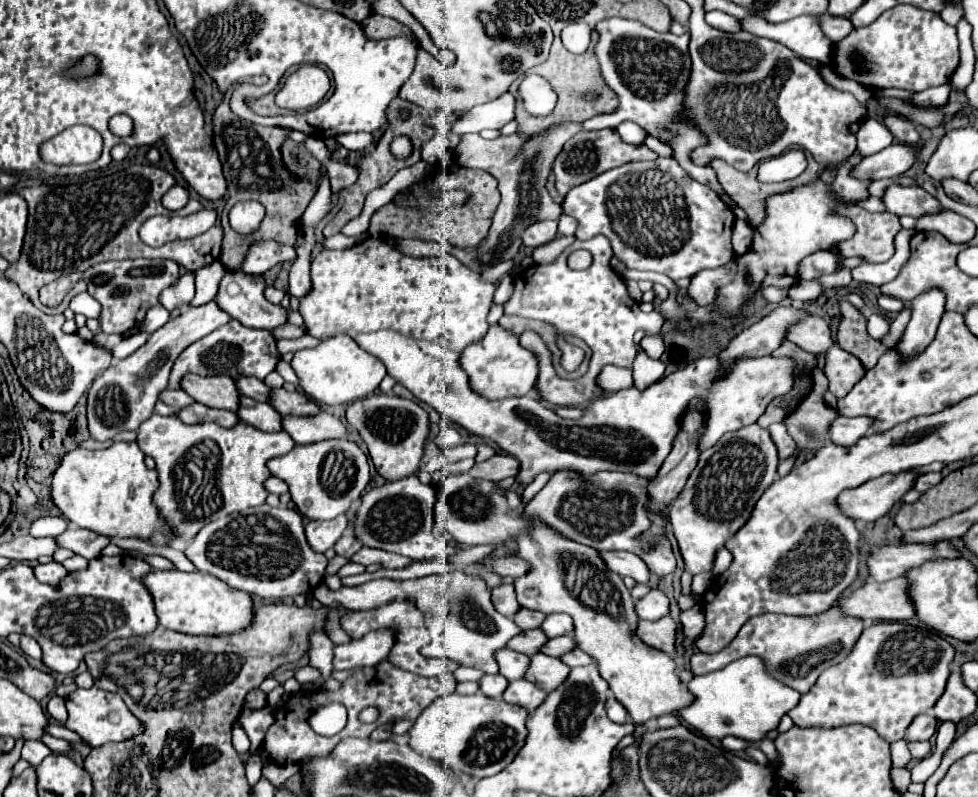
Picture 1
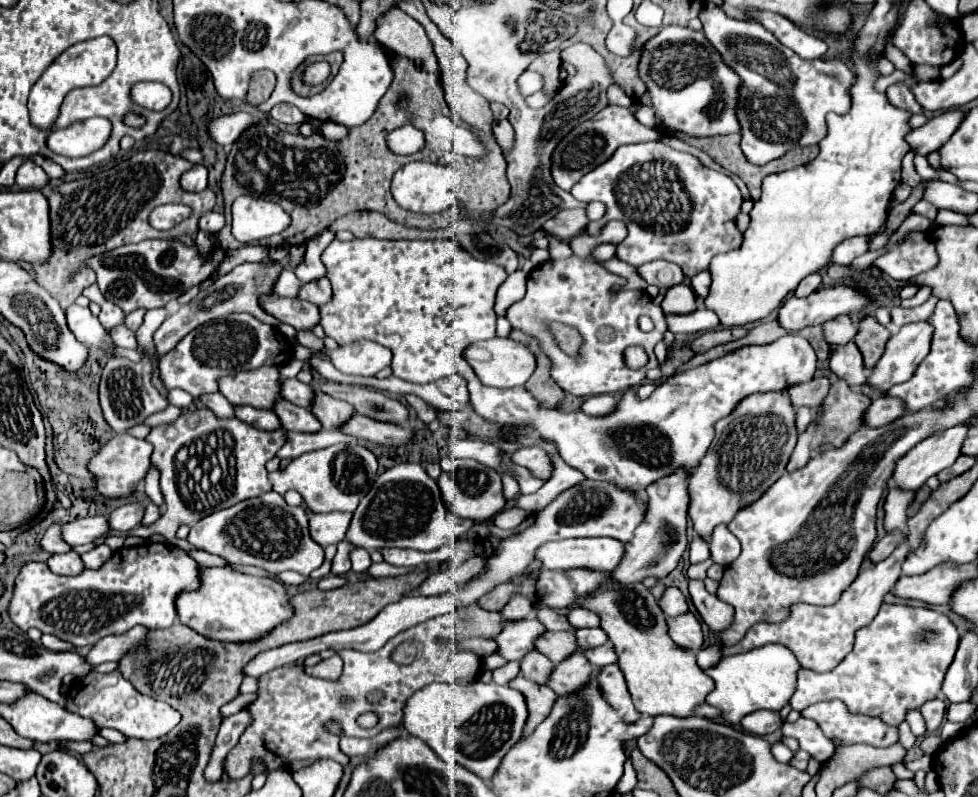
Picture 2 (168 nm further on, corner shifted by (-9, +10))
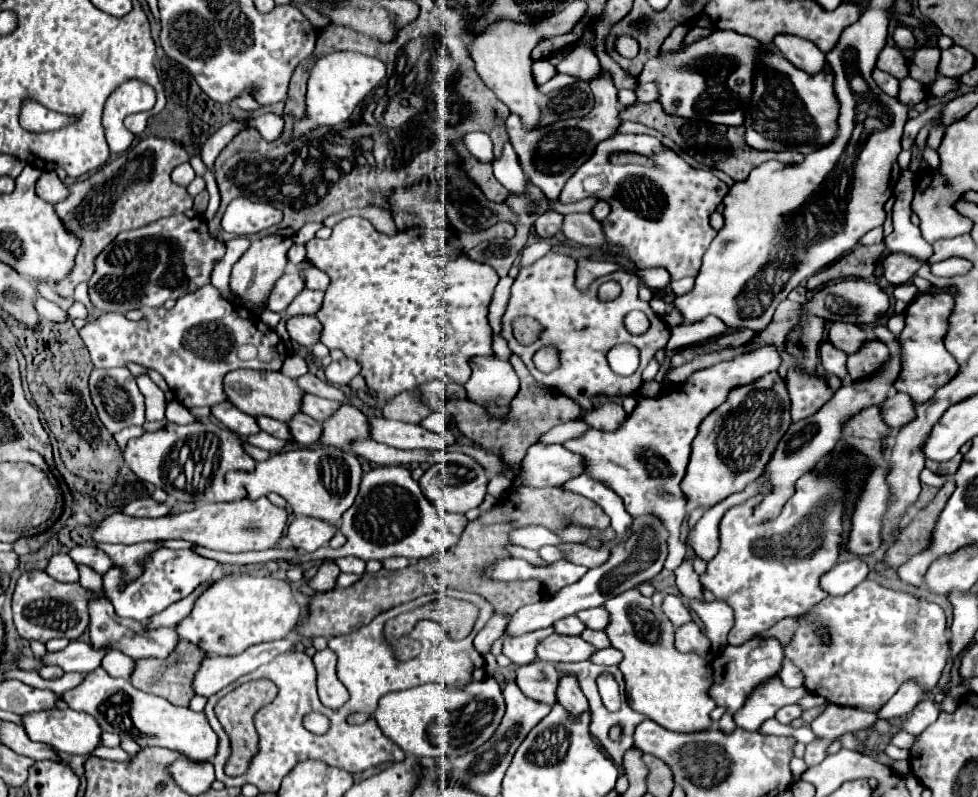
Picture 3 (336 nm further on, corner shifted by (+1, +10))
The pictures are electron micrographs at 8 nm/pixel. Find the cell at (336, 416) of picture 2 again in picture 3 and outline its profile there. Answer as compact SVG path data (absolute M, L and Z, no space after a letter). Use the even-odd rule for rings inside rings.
M342 404L330 418L322 422L322 436L318 442L346 448L358 438L368 438L368 418L358 408Z

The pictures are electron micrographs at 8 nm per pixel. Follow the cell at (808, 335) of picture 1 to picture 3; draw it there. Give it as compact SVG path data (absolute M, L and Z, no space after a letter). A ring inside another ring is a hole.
M832 322L828 330L828 340L844 350L846 354L852 354L860 348L860 344L866 340L866 332L856 324L844 324L844 322Z

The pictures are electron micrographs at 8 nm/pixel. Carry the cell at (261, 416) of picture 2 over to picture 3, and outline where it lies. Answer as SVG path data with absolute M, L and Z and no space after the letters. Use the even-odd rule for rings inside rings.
M256 416L256 422L258 422L260 430L264 430L264 432L268 432L268 434L276 436L276 438L282 438L282 440L292 438L292 436L290 436L290 432L288 432L286 422L272 420L272 418L268 418L268 416Z

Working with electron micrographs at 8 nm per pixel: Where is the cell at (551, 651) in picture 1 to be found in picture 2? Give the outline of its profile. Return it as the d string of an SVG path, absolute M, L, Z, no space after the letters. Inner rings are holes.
M578 628L576 636L578 636L578 646L582 650L596 648L596 646L602 646L608 642L608 636L606 636L606 632L602 632L602 628Z

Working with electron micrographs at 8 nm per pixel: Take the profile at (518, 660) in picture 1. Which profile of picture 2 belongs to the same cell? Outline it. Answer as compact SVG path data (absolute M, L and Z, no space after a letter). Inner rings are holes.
M538 650L528 652L524 656L524 660L520 662L522 676L536 684L546 684L546 680L550 680L552 670L554 670L554 664L550 660L546 660L546 656L542 656Z

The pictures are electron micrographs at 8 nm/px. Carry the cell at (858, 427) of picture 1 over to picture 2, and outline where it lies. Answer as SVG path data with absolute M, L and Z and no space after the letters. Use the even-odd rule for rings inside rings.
M880 396L866 410L864 422L870 428L880 428L880 426L892 424L894 420L898 420L898 416L904 416L904 414L906 414L906 406L902 404L902 400L892 396Z

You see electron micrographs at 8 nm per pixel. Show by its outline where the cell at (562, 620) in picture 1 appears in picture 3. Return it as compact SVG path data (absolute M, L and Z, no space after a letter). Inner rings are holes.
M604 608L580 610L576 612L576 616L584 622L586 628L592 628L592 630L604 630L608 624L608 612L604 612Z

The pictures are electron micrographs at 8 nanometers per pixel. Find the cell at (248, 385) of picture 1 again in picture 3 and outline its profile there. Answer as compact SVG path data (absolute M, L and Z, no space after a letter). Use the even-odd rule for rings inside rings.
M304 394L302 396L302 402L300 402L300 410L308 416L312 416L314 420L322 422L324 418L328 418L340 404L338 402L332 402L332 400L326 400L326 398L320 398L320 396L314 396L314 394Z

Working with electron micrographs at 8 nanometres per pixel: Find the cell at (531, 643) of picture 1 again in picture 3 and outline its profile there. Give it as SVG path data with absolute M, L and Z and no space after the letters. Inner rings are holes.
M552 634L548 638L544 638L538 648L536 654L540 660L548 660L548 662L582 662L588 660L588 656L594 652L592 644L584 642L580 636L562 636L562 634Z

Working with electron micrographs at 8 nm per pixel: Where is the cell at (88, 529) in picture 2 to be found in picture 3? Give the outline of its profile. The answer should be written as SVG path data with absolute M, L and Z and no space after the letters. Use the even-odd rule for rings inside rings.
M266 496L258 500L238 500L238 502L220 502L220 504L204 504L190 512L178 516L164 516L164 518L148 518L148 520L134 520L132 516L124 516L120 512L106 516L100 524L92 530L92 540L96 542L120 542L120 544L136 544L148 540L188 540L198 546L222 552L260 552L268 548L280 546L284 538L288 512L284 508L274 506Z

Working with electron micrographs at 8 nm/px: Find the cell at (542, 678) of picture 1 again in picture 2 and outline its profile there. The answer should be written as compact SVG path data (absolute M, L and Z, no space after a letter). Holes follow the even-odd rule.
M576 652L554 668L548 686L558 696L570 696L570 692L578 692L578 688L590 684L592 672L592 664L586 660L586 656L582 652Z

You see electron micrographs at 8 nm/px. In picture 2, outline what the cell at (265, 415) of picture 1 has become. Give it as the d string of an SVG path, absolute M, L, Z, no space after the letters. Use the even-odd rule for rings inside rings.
M278 400L276 414L282 422L282 428L288 432L318 432L322 430L322 424L318 424L318 418L300 406L294 406L286 400Z

